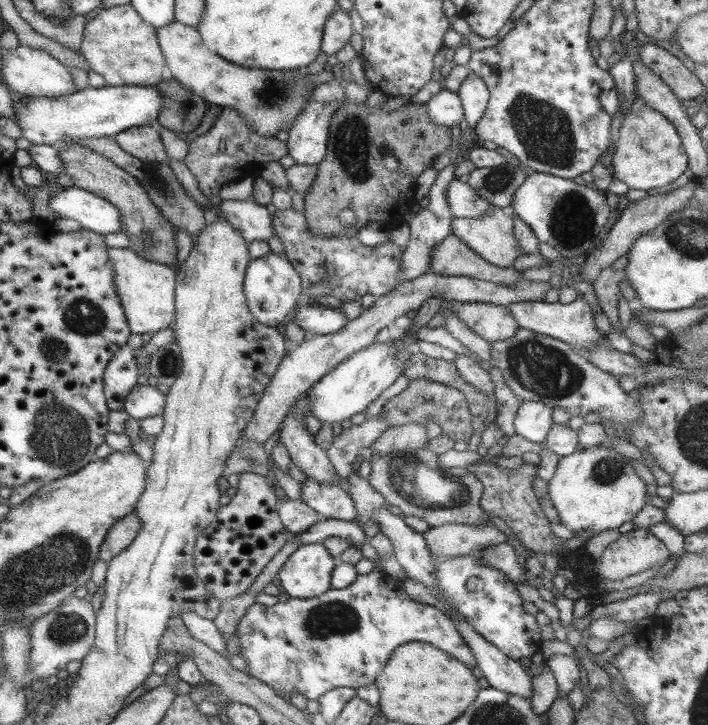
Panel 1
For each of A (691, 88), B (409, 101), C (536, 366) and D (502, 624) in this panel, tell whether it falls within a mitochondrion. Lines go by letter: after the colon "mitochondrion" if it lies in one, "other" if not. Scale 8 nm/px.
A: other
B: other
C: mitochondrion
D: other

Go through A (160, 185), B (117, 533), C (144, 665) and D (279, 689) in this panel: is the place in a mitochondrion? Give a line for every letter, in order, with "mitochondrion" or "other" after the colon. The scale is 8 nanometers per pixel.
A: mitochondrion
B: other
C: other
D: other

